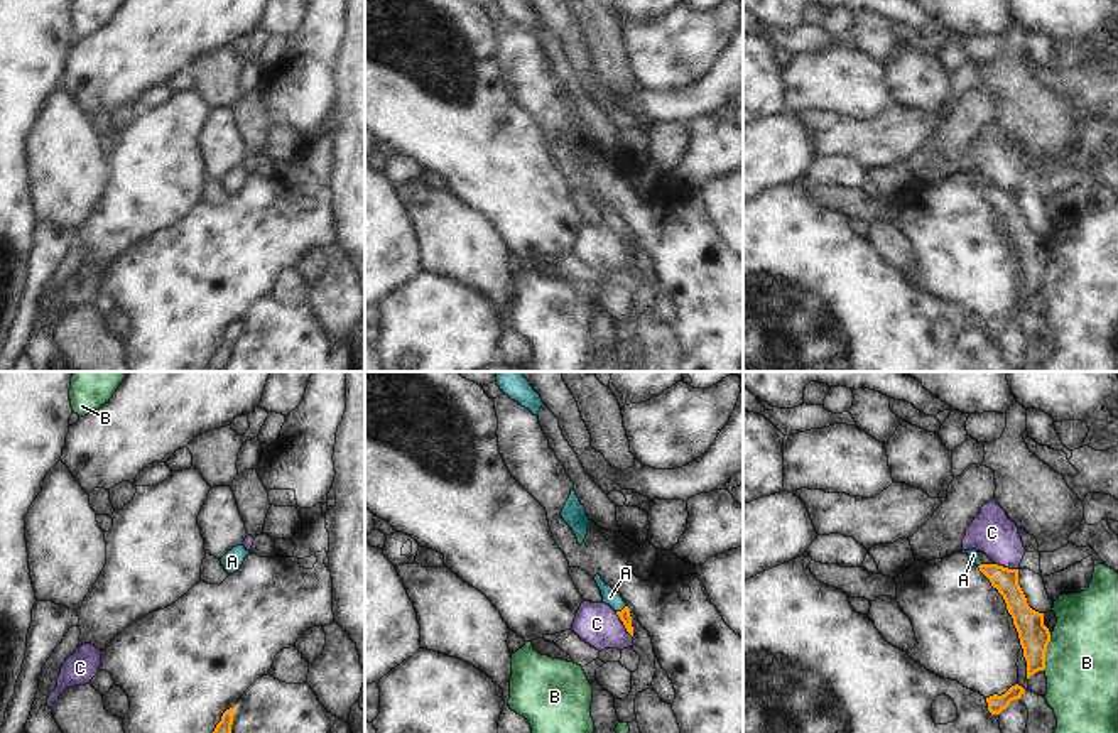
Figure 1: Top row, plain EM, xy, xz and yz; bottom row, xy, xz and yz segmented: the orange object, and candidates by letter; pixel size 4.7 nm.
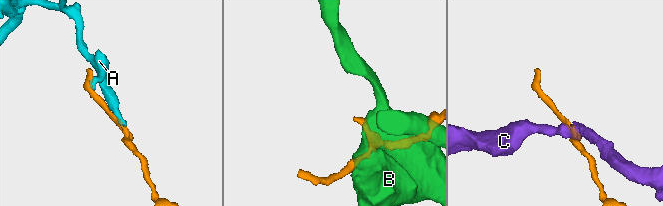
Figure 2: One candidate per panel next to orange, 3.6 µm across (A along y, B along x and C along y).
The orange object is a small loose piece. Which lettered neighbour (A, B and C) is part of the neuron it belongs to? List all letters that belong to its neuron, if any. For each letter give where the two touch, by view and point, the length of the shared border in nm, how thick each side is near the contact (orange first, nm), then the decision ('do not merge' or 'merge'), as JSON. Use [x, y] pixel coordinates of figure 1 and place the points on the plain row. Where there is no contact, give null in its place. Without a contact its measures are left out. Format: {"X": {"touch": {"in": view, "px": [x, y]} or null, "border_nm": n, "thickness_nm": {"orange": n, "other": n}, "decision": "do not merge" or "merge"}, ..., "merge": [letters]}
{"A": {"touch": {"in": "xz", "px": [622, 232]}, "border_nm": 60, "thickness_nm": {"orange": 50, "other": 80}, "decision": "merge"}, "B": {"touch": {"in": "yz", "px": [1046, 272]}, "border_nm": 170, "thickness_nm": {"orange": 150, "other": 360}, "decision": "do not merge"}, "C": {"touch": {"in": "xz", "px": [624, 245]}, "border_nm": 150, "thickness_nm": {"orange": 50, "other": 200}, "decision": "do not merge"}, "merge": ["A"]}

